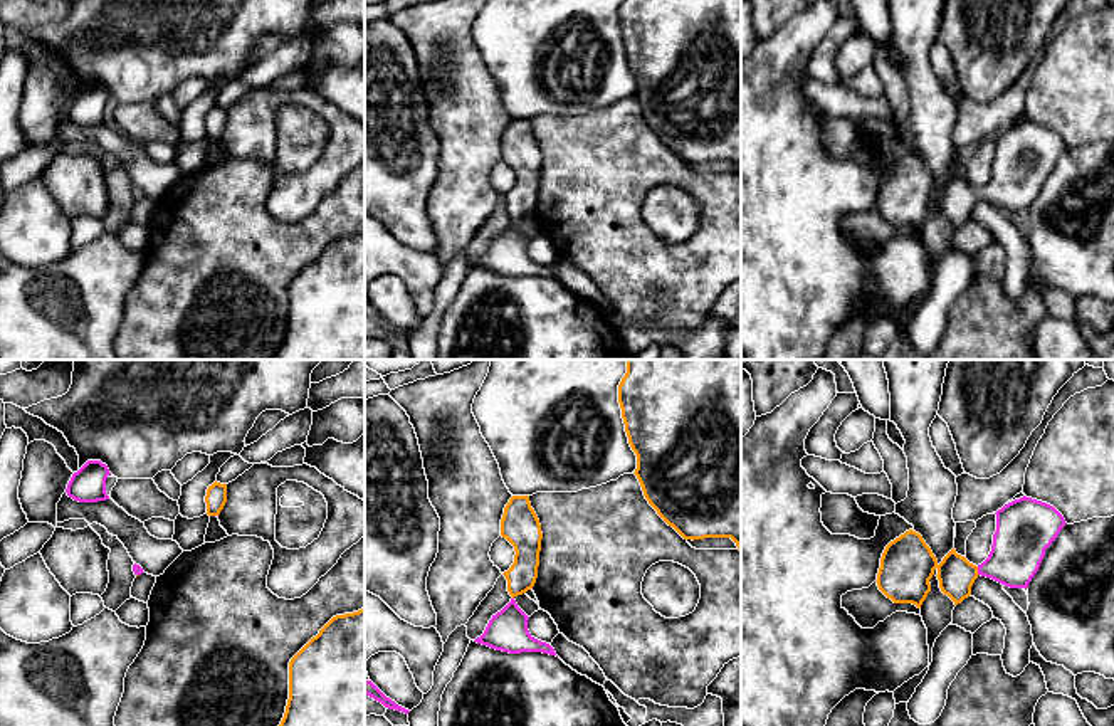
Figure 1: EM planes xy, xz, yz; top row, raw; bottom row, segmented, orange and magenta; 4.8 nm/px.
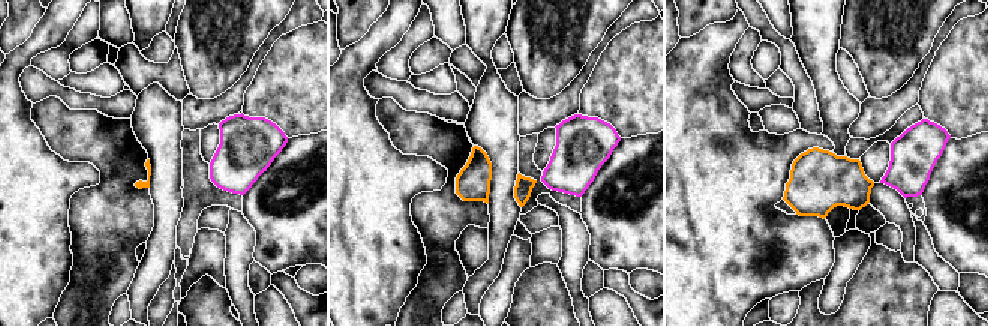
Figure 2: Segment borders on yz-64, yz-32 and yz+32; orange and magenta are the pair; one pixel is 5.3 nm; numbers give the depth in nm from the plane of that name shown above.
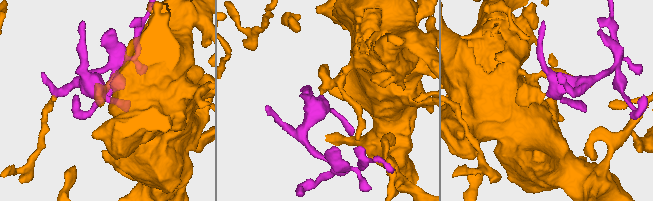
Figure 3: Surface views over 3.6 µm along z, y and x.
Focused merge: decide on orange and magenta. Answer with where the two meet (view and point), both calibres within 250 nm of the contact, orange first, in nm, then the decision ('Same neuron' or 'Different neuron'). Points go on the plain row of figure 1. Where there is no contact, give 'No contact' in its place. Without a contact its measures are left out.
Touches orange at yz (977, 194). Thickness 180 nm (orange) against 260 nm. Same neuron

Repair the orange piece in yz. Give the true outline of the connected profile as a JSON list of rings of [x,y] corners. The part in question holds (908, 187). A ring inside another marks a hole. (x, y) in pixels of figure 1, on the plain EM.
[[[1027,119],[1005,128],[995,138],[991,175],[981,188],[969,187],[954,171],[939,187],[922,160],[909,153],[885,170],[875,203],[879,213],[894,227],[921,232],[934,198],[941,215],[954,229],[971,218],[980,198],[1010,212],[1028,212],[1045,173],[1067,146],[1054,129]]]

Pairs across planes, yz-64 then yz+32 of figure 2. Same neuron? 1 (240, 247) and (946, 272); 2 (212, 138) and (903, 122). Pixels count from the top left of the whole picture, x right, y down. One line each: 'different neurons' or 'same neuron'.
1: different neurons
2: different neurons

